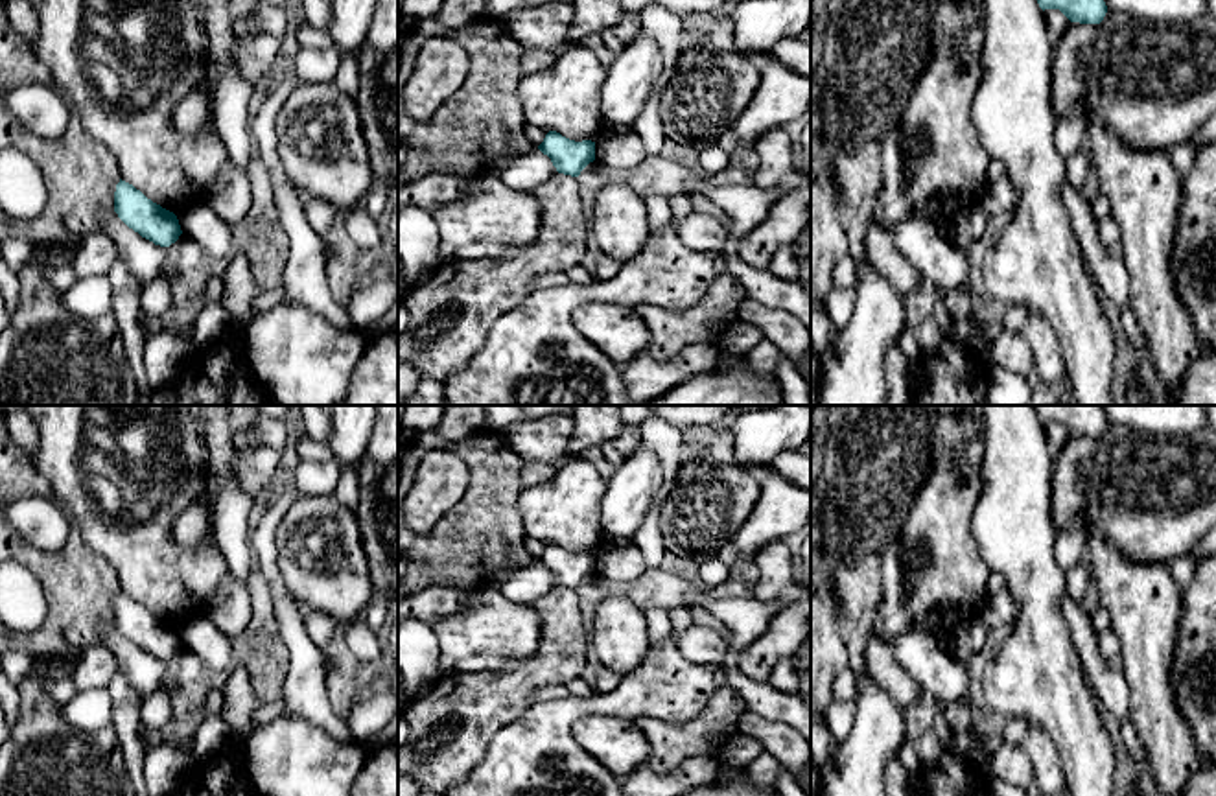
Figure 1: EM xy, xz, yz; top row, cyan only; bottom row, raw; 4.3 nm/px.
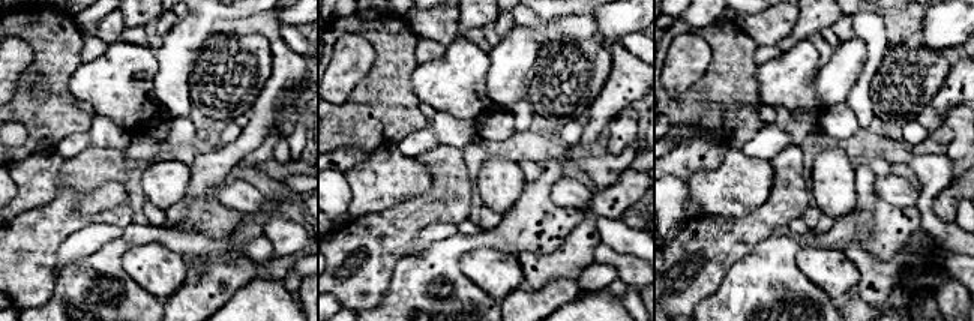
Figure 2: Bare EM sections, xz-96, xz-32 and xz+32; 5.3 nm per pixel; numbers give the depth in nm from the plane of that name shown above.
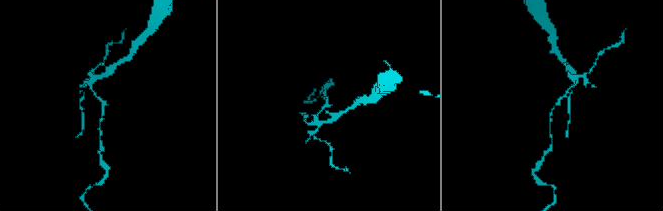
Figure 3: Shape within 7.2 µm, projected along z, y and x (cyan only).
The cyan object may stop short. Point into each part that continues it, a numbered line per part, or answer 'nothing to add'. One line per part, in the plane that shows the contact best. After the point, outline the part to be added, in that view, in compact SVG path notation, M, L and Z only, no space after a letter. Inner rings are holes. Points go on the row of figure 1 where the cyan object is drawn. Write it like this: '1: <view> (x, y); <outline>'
nothing to add

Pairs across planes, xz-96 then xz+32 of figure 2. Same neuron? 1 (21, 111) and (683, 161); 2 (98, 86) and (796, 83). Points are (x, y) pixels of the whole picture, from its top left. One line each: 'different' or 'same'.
1: different
2: same

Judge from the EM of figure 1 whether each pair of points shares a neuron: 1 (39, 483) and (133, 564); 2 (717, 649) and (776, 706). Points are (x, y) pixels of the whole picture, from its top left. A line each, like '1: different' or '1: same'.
1: different
2: different

